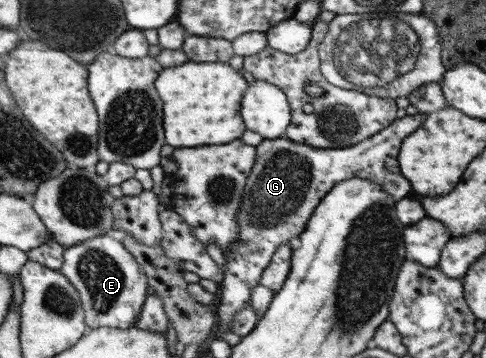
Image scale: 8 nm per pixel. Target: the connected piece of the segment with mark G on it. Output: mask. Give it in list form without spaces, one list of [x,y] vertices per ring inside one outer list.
[[[406,114],[376,135],[340,149],[318,149],[286,137],[263,139],[256,146],[256,163],[247,177],[242,203],[237,211],[240,241],[223,253],[226,263],[217,311],[218,333],[212,339],[221,339],[221,335],[231,329],[237,311],[251,301],[252,288],[259,283],[278,246],[303,233],[314,209],[338,182],[350,178],[367,179],[382,186],[396,202],[412,191],[410,181],[406,181],[398,169],[398,151],[402,139],[424,123],[424,117],[425,114]]]

